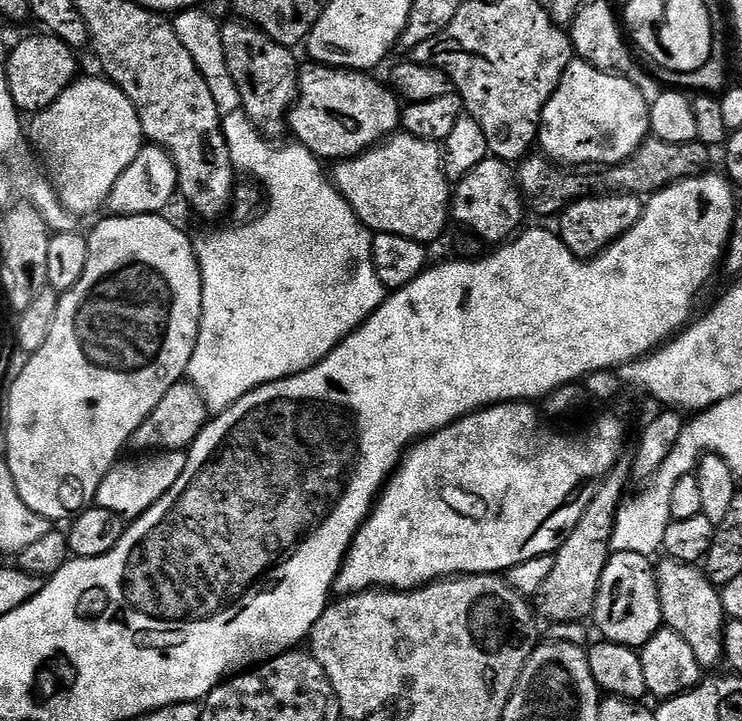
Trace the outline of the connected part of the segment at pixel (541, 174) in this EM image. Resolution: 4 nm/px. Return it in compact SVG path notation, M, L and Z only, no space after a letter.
M655 138L645 140L644 145L632 157L625 160L623 164L608 166L603 170L565 170L563 167L554 166L552 161L543 154L529 154L519 161L518 187L521 196L524 197L525 205L531 211L533 208L540 216L556 218L574 202L590 200L593 196L618 196L623 194L651 198L670 184L677 184L680 180L691 180L692 177L701 175L707 169L704 167L708 164L708 155L710 155L709 149L699 142L694 144L671 144Z

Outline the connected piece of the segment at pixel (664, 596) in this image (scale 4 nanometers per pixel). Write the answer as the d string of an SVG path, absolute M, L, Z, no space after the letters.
M667 558L661 561L661 564L655 565L654 571L664 624L674 630L674 634L682 634L682 639L690 645L690 650L694 650L694 658L698 658L701 669L708 670L724 660L726 617L720 588L711 584L697 565Z

